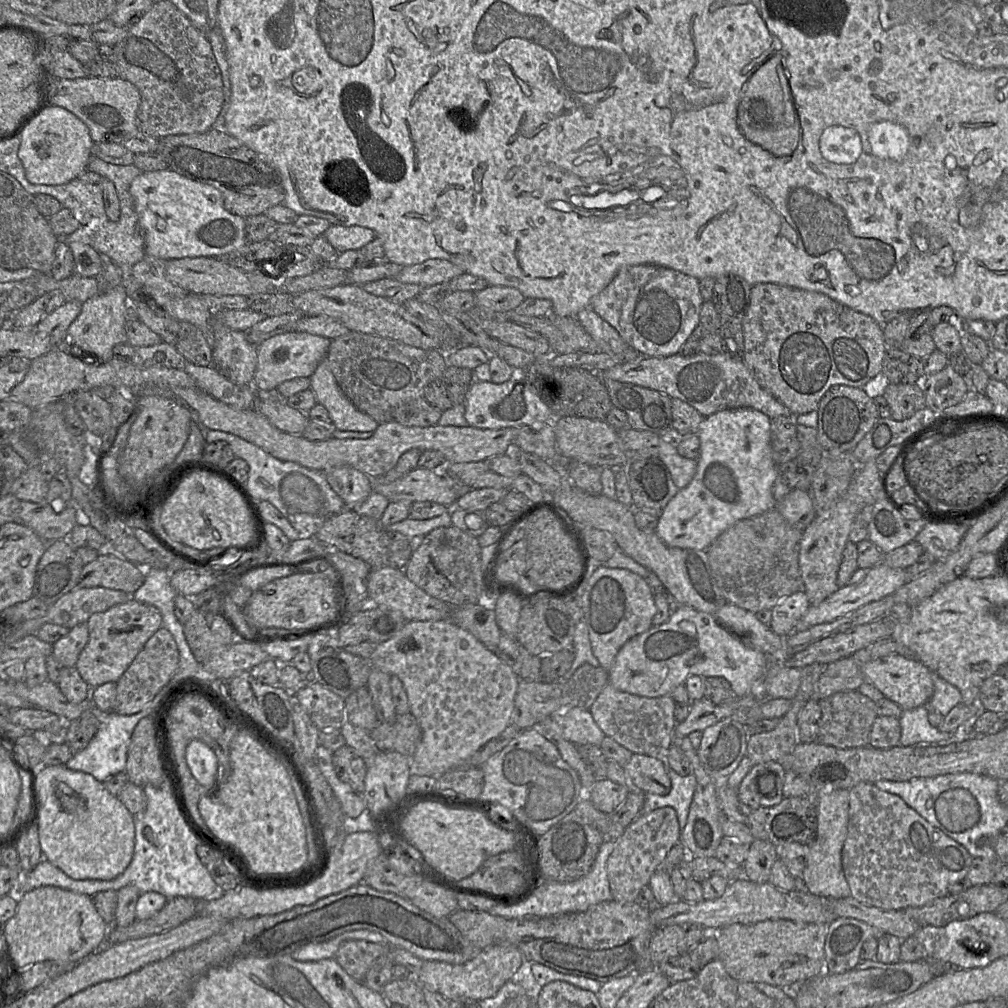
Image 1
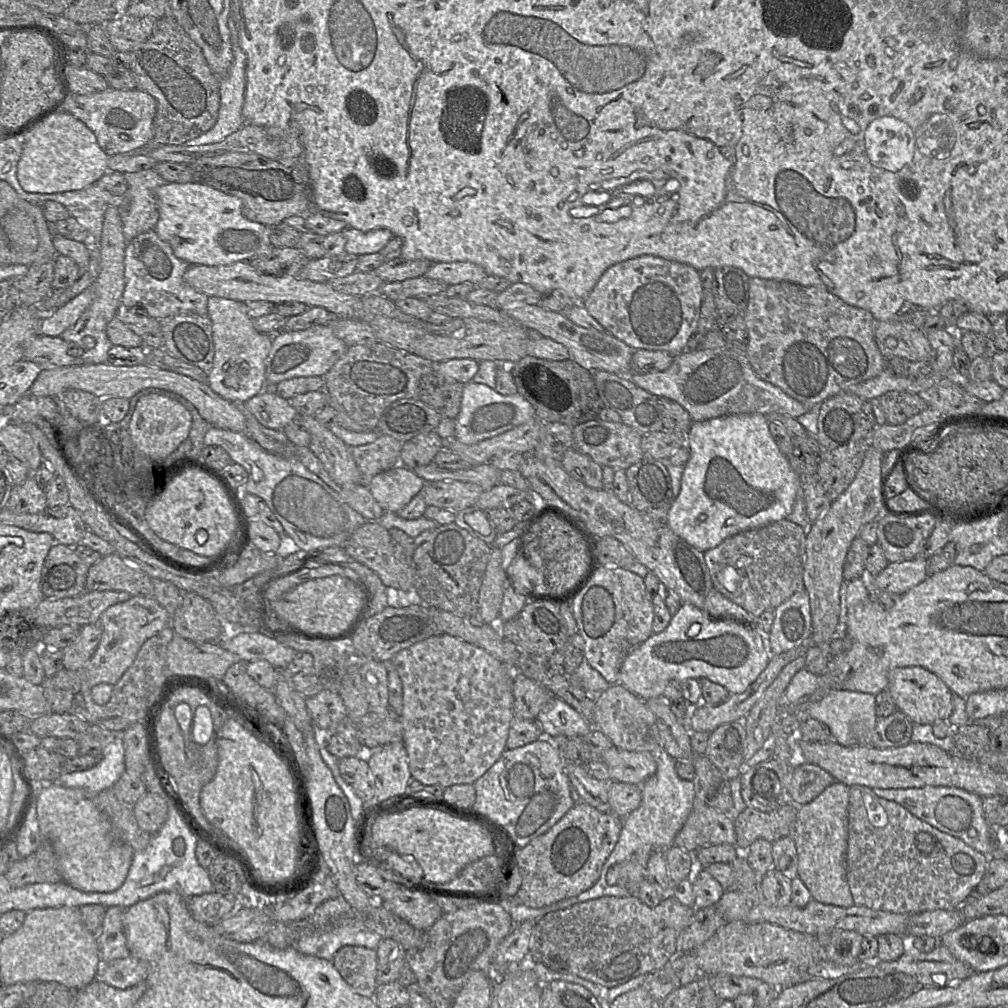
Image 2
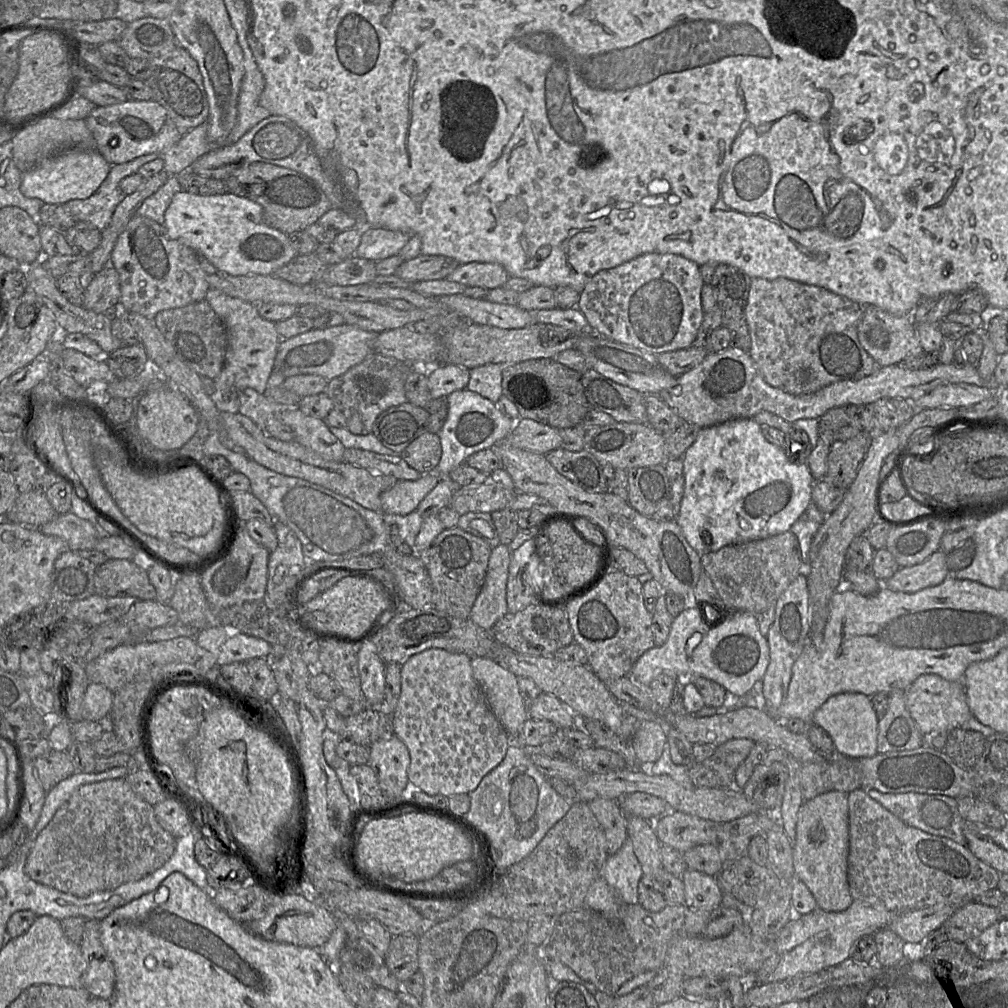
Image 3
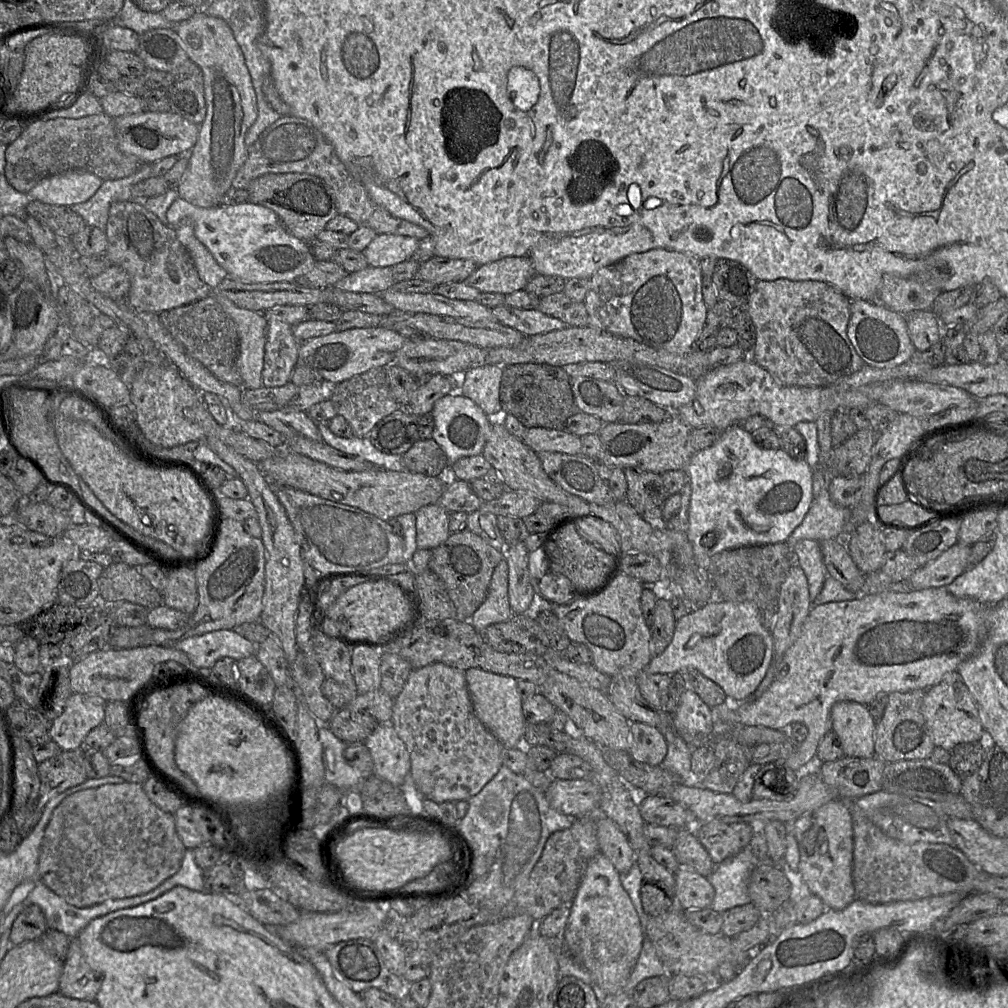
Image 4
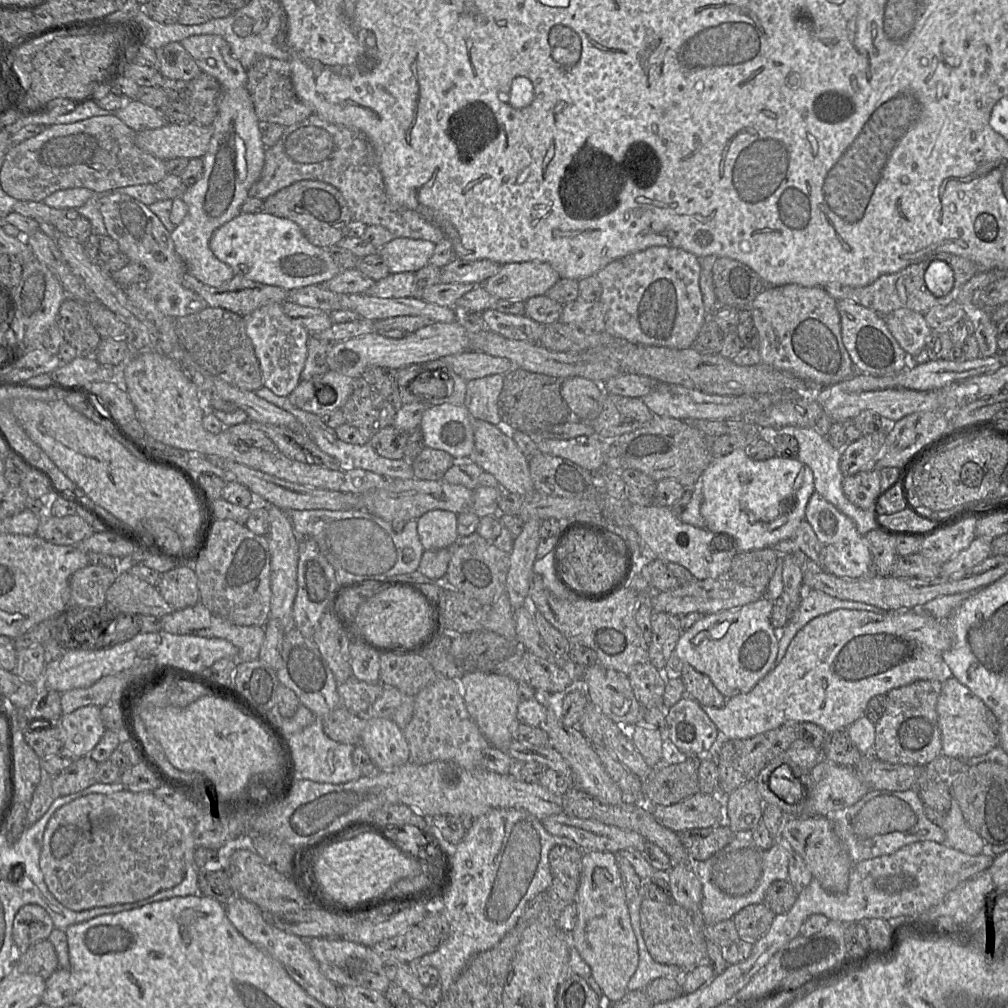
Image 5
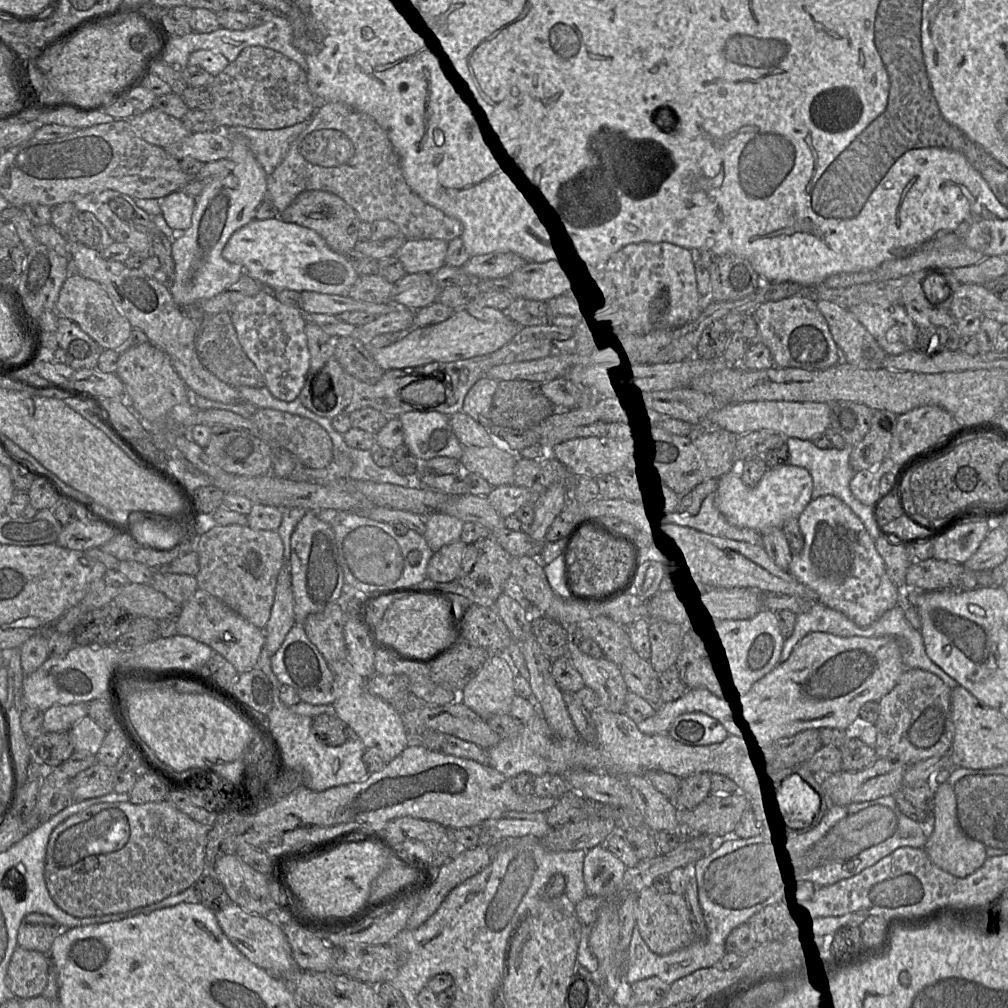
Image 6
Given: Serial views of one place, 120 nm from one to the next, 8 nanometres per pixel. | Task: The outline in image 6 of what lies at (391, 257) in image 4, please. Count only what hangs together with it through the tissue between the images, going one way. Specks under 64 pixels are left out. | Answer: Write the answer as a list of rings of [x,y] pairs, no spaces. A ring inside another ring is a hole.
[[[439,239],[407,240],[395,253],[407,274],[432,273],[445,265],[448,243]]]

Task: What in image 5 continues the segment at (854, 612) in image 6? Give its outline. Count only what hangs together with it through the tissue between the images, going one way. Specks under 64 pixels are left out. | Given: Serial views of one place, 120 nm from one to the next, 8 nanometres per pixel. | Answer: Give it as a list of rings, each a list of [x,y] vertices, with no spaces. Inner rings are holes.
[[[813,492],[805,510],[805,518],[822,546],[822,570],[839,578],[861,578],[871,575],[872,558],[868,545],[854,522],[820,494]]]

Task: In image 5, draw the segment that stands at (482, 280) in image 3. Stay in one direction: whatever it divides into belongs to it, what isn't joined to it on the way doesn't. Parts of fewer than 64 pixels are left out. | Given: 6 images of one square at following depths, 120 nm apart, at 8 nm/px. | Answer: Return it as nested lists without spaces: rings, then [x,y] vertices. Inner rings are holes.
[[[523,261],[502,264],[499,271],[481,285],[498,299],[526,301],[534,296],[545,295],[559,279],[560,275],[549,263]]]

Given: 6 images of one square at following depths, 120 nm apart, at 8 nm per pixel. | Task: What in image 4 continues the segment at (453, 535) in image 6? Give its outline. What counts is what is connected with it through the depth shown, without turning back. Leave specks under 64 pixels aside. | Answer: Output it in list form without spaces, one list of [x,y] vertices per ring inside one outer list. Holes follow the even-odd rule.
[[[439,504],[421,507],[416,513],[418,549],[434,549],[449,537],[449,512]]]

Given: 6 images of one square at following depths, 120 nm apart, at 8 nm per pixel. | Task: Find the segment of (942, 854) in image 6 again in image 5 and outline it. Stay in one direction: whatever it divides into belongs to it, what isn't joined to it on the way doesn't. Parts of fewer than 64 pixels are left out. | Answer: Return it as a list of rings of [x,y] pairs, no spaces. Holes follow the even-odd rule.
[[[951,799],[951,807],[945,814],[944,821],[945,842],[944,845],[968,855],[979,855],[985,850],[985,843],[965,822],[956,800]]]

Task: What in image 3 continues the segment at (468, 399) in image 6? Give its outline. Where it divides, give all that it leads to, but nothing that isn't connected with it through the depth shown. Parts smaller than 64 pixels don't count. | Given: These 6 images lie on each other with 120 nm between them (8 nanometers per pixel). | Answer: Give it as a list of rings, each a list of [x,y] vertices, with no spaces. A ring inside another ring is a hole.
[[[485,364],[470,369],[467,389],[497,403],[502,395],[503,369],[509,364]]]

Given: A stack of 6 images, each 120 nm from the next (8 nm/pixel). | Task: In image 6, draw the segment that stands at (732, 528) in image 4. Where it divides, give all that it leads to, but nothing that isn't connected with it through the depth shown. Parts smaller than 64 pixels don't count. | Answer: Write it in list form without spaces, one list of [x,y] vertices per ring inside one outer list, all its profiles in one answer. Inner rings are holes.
[[[790,464],[767,469],[759,482],[749,487],[741,480],[739,469],[732,469],[718,479],[715,505],[727,521],[740,528],[764,530],[781,528],[785,521],[797,519],[811,501],[813,481],[807,469]]]

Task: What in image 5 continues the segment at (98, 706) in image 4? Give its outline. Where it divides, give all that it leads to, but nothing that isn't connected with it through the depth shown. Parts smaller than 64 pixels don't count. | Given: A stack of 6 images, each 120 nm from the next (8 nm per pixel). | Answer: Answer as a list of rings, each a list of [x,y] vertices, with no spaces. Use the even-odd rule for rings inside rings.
[[[88,705],[62,715],[60,727],[65,733],[64,749],[73,757],[89,755],[106,731],[101,707]]]

